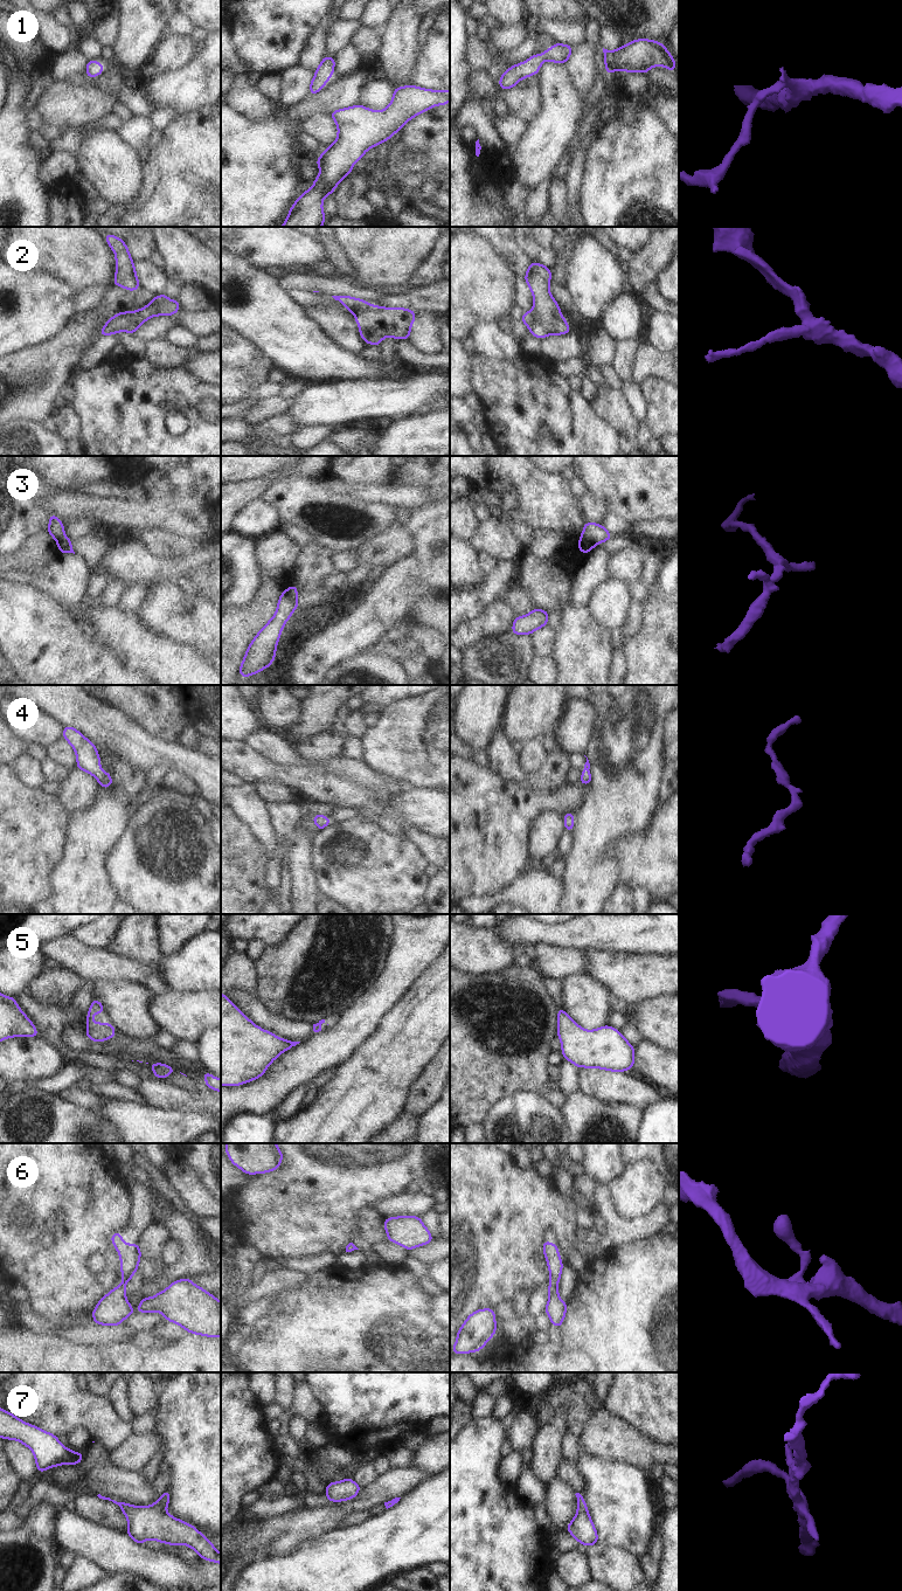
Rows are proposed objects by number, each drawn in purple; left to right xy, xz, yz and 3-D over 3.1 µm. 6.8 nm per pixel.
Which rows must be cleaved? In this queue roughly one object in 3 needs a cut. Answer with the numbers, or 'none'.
2, 3

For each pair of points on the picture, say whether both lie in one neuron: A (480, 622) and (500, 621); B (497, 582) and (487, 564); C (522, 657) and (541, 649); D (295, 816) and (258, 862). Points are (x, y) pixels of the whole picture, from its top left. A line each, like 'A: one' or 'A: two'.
A: one
B: two
C: two
D: two

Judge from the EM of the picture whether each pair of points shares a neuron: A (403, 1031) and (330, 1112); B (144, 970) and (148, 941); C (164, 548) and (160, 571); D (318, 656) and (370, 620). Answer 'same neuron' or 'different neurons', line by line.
A: same neuron
B: different neurons
C: different neurons
D: same neuron

